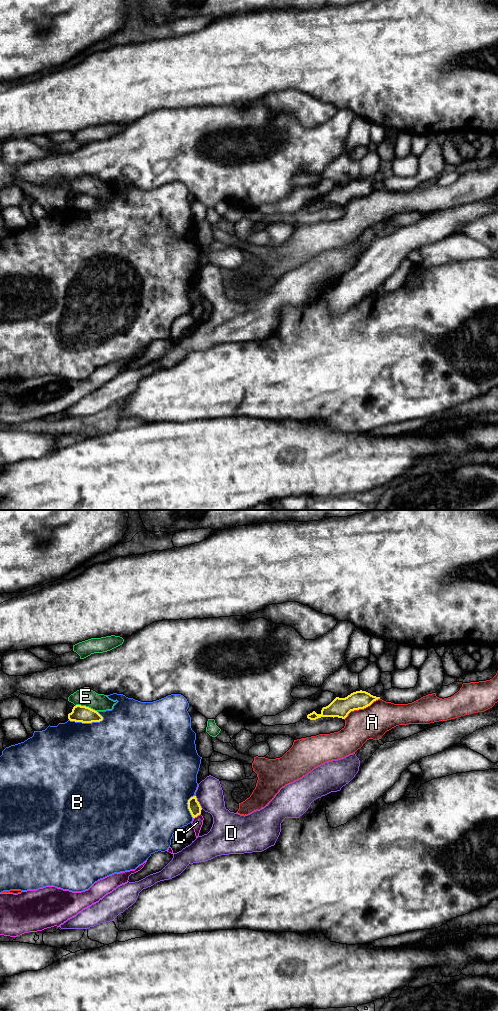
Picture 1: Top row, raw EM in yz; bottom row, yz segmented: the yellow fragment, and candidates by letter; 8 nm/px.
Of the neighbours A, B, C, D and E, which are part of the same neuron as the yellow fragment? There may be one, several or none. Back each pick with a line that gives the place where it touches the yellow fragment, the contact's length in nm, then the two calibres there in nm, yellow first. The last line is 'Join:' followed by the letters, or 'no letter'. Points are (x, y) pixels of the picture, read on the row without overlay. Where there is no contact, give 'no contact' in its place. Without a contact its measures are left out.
Join: no letter

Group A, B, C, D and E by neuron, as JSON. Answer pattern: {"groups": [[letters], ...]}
{"groups": [["A"], ["B"], ["C"], ["D"], ["E"]]}

